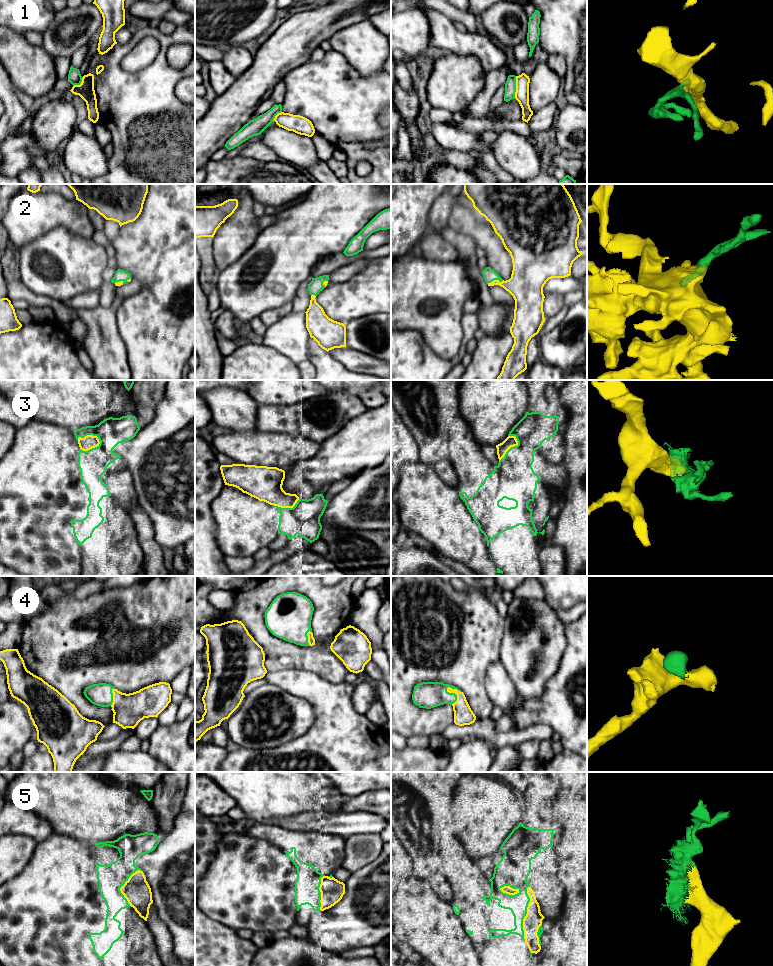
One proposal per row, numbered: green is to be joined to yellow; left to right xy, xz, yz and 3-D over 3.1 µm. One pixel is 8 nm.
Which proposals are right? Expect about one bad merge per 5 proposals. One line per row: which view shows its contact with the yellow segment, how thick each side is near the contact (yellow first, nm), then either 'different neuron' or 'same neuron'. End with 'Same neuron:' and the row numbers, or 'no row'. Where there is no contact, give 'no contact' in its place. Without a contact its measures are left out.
1: contact in yz; calibres 110 and 100 nm; different neuron
2: contact in yz; calibres 280 and 110 nm; same neuron
3: contact in xy; calibres 110 and 220 nm; same neuron
4: contact in yz; calibres 160 and 220 nm; same neuron
5: contact in yz; calibres 150 and 160 nm; same neuron
Same neuron: 2, 3, 4, 5

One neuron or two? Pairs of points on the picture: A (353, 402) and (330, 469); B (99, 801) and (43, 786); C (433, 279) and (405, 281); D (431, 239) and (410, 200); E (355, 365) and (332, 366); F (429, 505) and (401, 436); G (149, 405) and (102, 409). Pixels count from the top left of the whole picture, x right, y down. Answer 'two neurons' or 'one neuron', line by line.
A: two neurons
B: one neuron
C: one neuron
D: two neurons
E: two neurons
F: two neurons
G: two neurons

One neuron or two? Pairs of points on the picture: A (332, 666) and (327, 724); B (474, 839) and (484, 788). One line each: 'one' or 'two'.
A: two
B: one

